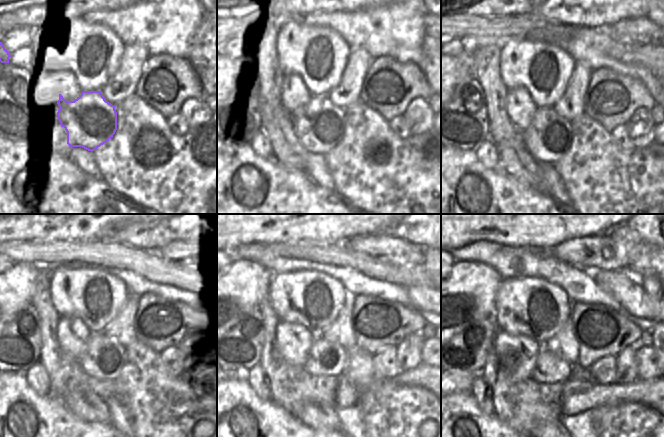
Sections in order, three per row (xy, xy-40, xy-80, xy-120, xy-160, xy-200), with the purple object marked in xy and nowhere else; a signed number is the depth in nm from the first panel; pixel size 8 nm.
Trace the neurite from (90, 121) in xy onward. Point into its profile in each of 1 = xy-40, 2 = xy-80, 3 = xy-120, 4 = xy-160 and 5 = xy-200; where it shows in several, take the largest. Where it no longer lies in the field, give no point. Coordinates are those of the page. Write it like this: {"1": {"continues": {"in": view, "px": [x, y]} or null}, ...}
{"1": {"continues": {"in": "xy-40", "px": [319, 126]}}, "2": {"continues": {"in": "xy-80", "px": [548, 137]}}, "3": {"continues": {"in": "xy-120", "px": [104, 358]}}, "4": {"continues": {"in": "xy-160", "px": [326, 359]}}, "5": {"continues": {"in": "xy-200", "px": [549, 368]}}}

